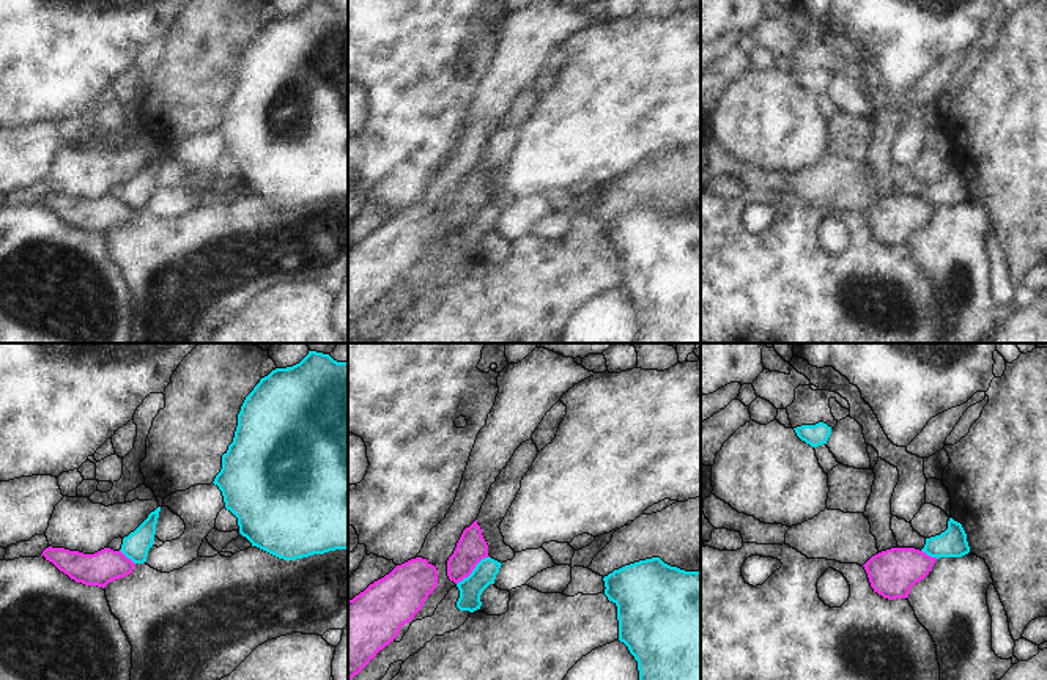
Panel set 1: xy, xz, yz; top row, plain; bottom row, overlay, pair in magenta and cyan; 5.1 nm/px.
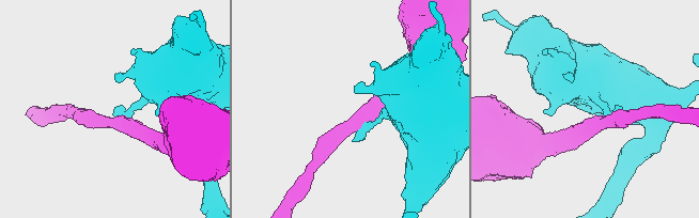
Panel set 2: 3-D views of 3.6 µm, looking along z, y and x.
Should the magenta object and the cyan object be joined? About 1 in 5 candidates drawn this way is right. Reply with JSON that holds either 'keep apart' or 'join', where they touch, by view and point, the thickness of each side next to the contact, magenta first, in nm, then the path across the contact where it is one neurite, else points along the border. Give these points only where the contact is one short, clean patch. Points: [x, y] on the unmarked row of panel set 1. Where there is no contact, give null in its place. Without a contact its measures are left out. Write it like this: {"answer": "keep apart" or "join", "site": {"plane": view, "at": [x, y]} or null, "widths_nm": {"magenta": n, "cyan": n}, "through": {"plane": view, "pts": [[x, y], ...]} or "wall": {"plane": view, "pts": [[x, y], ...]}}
{"answer": "keep apart", "site": {"plane": "xz", "at": [473, 216]}, "widths_nm": {"magenta": 160, "cyan": 120}, "wall": {"plane": "xz", "pts": [[488, 203], [457, 232]]}}

